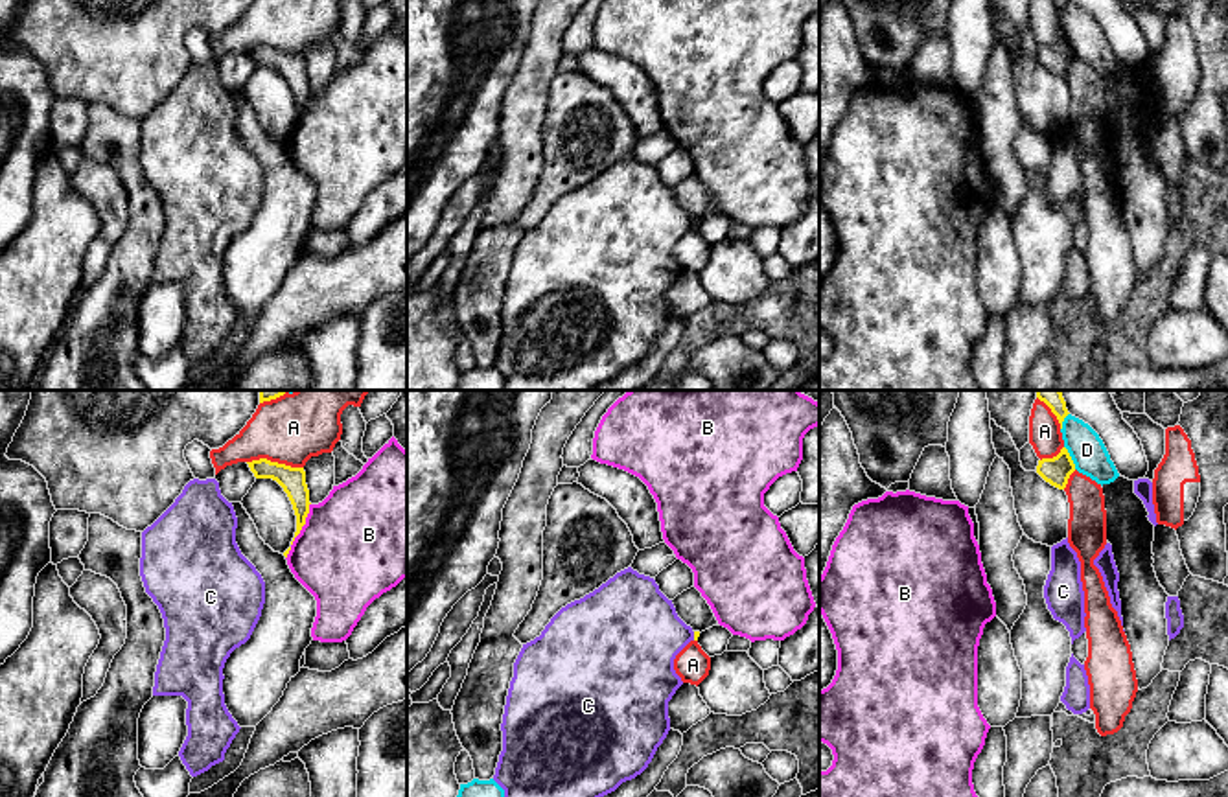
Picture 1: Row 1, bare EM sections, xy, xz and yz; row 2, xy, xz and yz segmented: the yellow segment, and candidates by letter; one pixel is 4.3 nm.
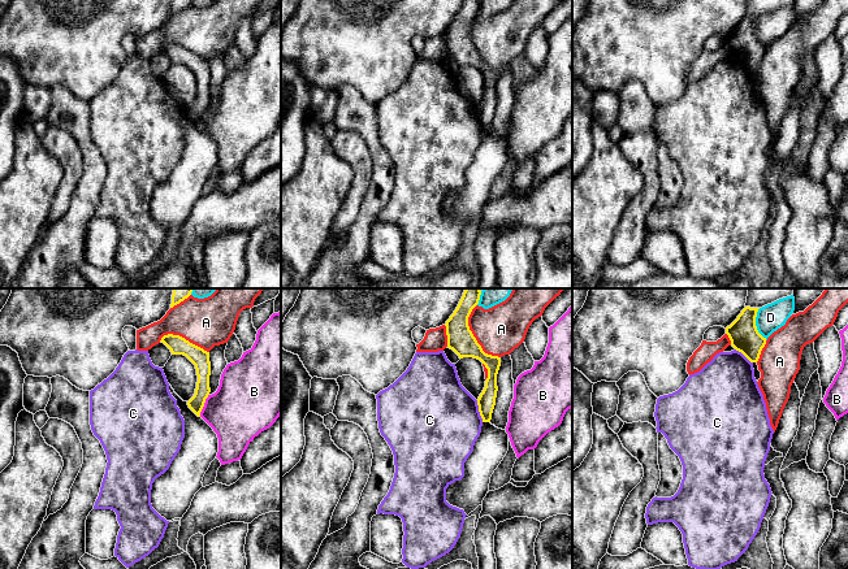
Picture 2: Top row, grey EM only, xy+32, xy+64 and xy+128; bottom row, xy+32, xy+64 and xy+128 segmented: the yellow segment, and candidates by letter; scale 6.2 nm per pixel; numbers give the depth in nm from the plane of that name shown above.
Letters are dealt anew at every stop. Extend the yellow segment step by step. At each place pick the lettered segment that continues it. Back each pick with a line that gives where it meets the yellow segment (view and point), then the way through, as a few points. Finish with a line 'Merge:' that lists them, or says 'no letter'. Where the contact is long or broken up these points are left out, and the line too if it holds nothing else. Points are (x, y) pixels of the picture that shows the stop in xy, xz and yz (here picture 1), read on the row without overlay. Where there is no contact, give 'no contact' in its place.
Merge: no letter

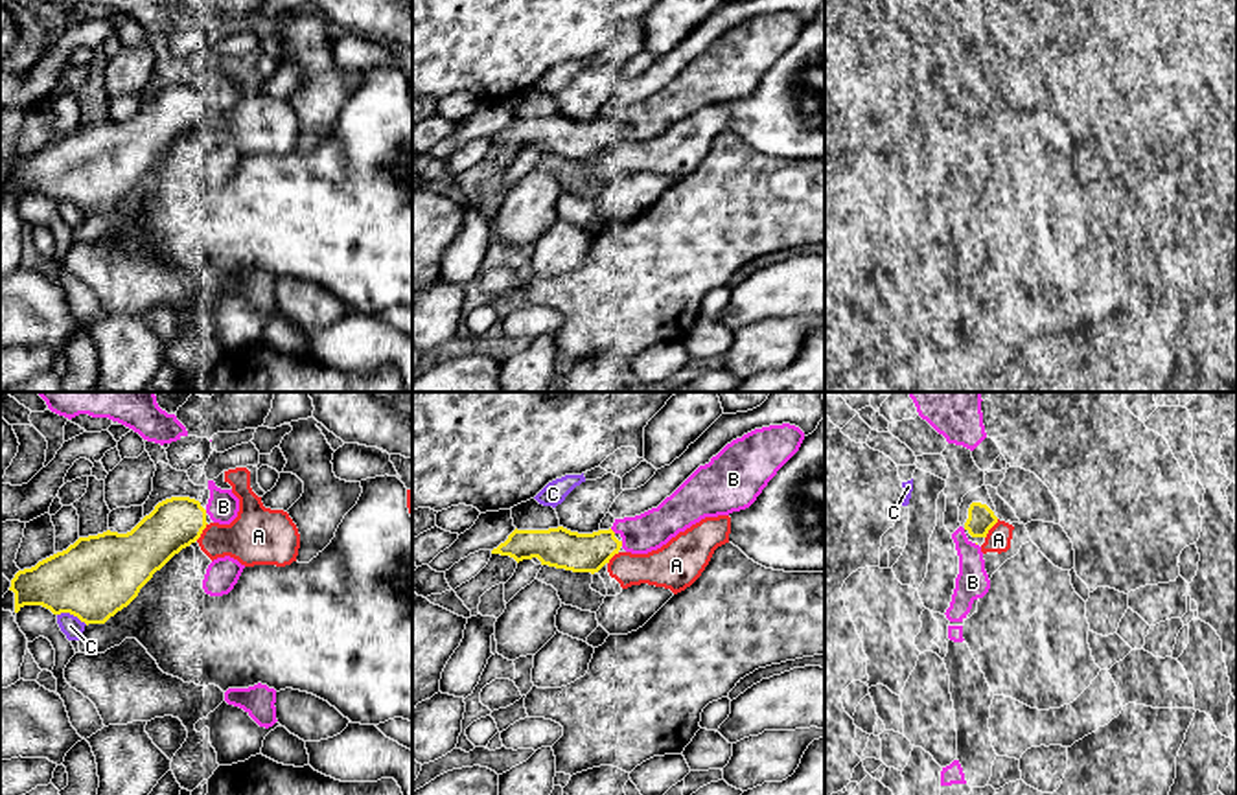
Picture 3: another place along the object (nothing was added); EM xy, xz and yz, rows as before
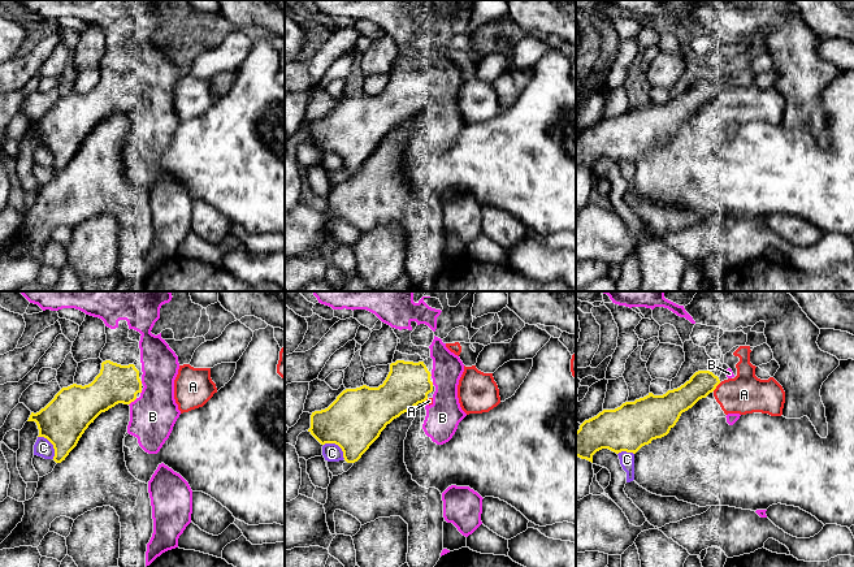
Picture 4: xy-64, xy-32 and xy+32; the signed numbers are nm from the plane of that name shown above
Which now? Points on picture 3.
B: meets yellow in xz at (612, 118)
Merge: B

